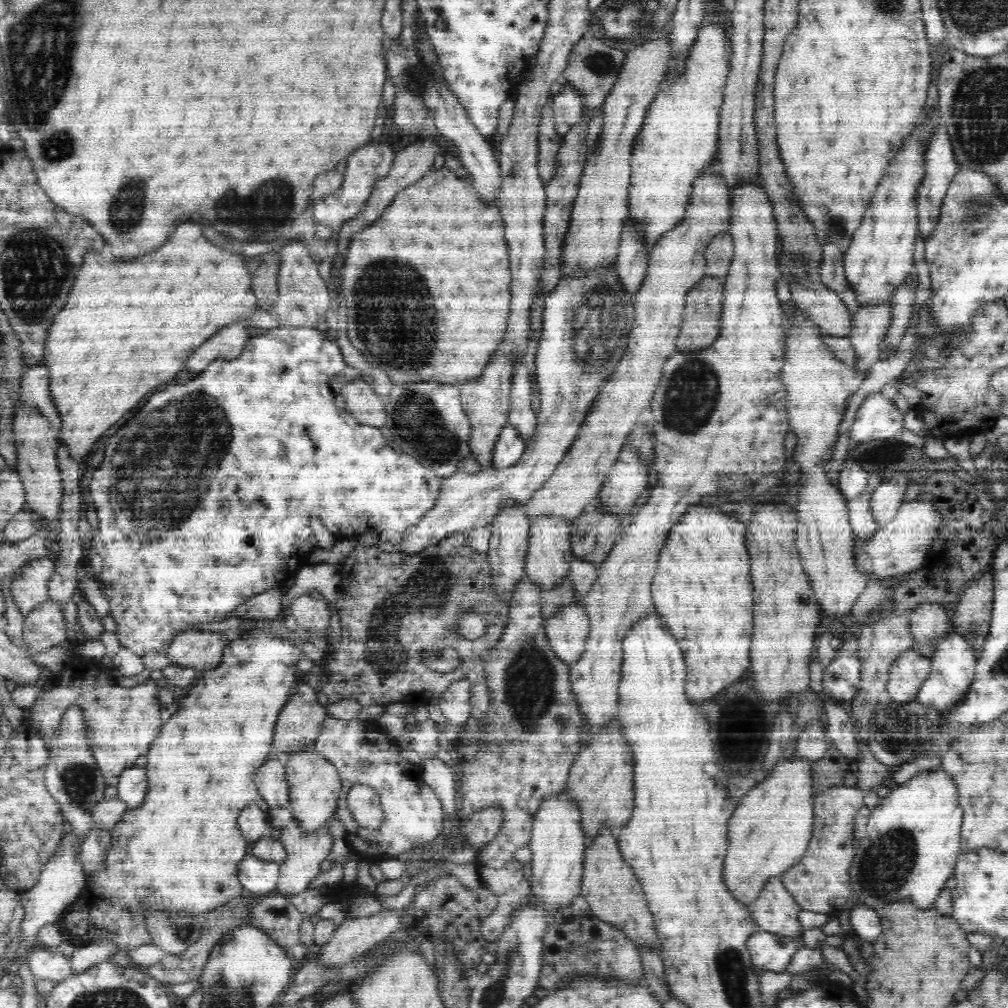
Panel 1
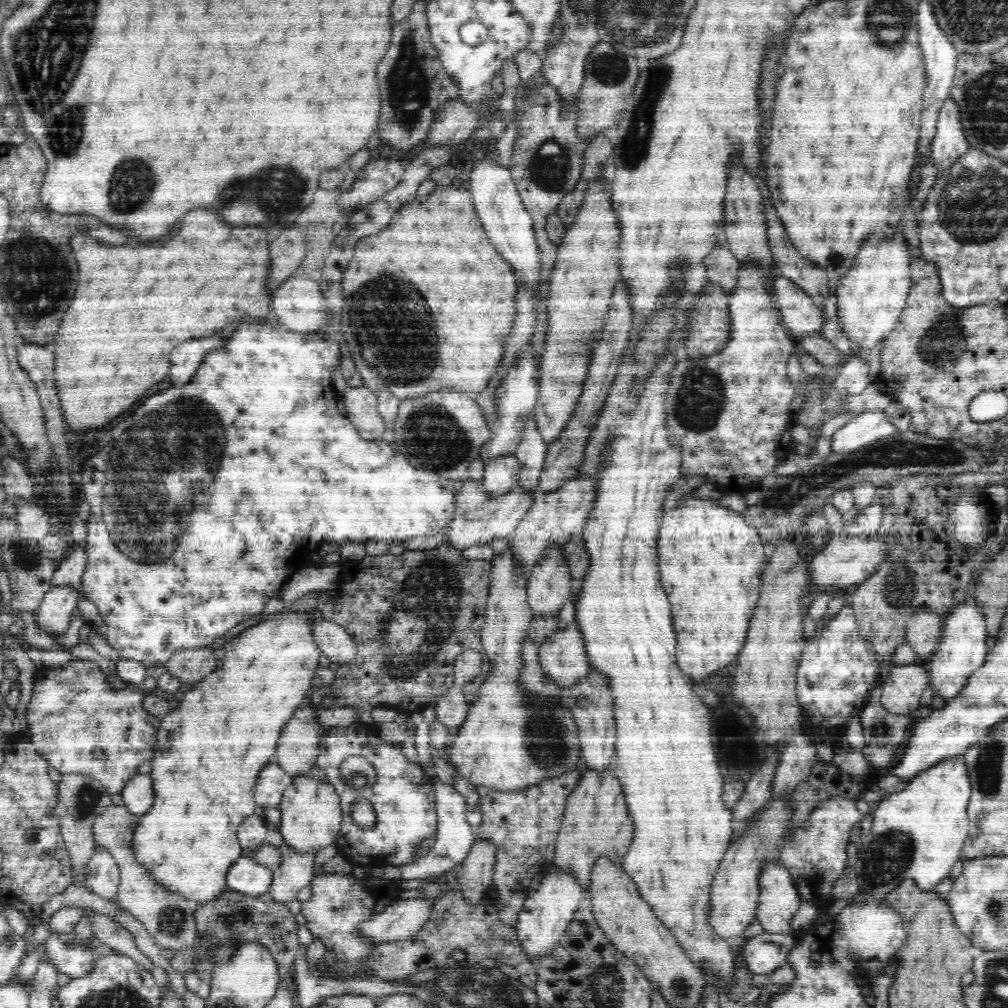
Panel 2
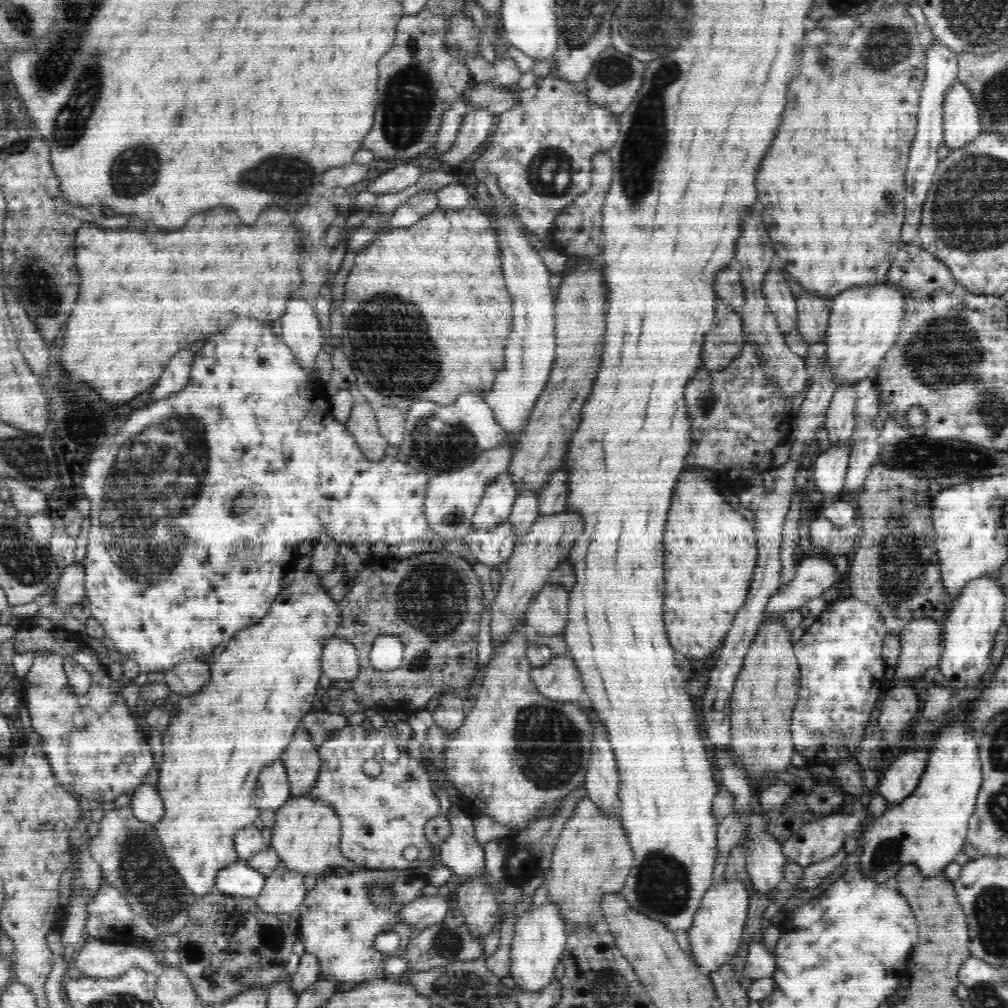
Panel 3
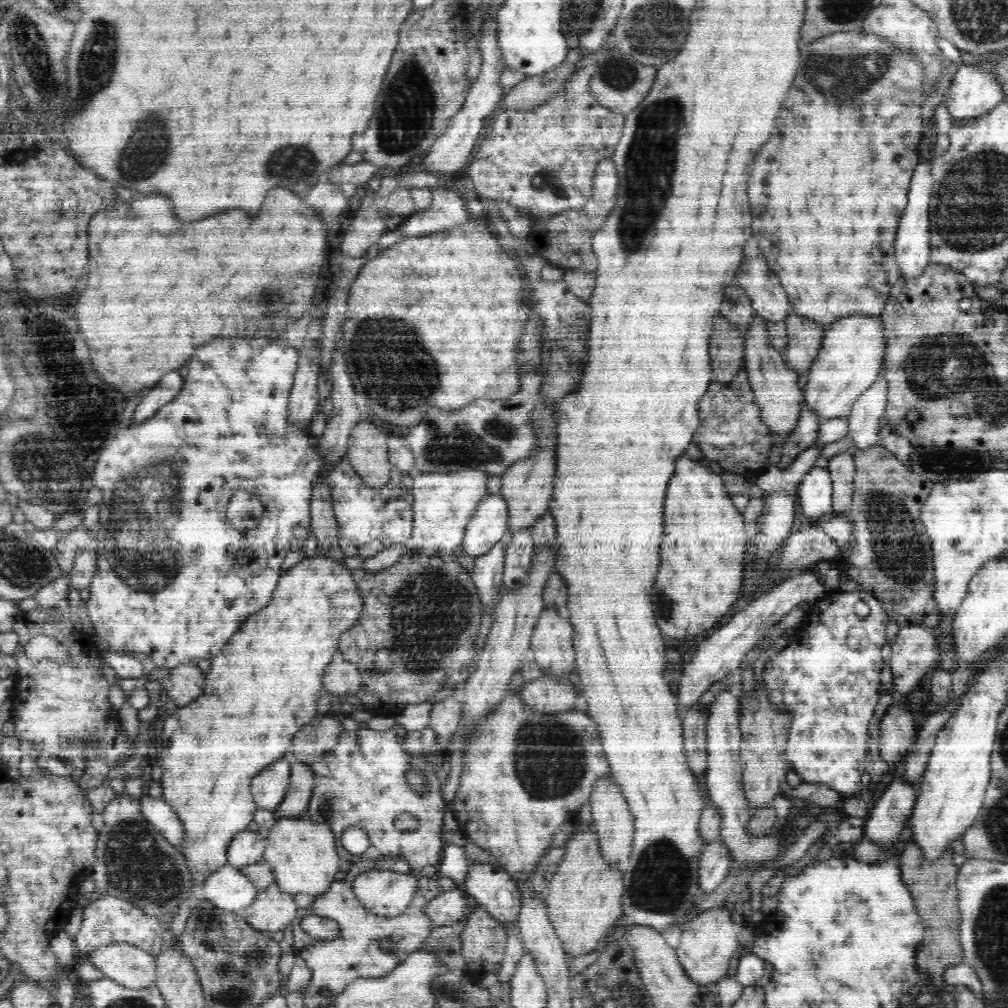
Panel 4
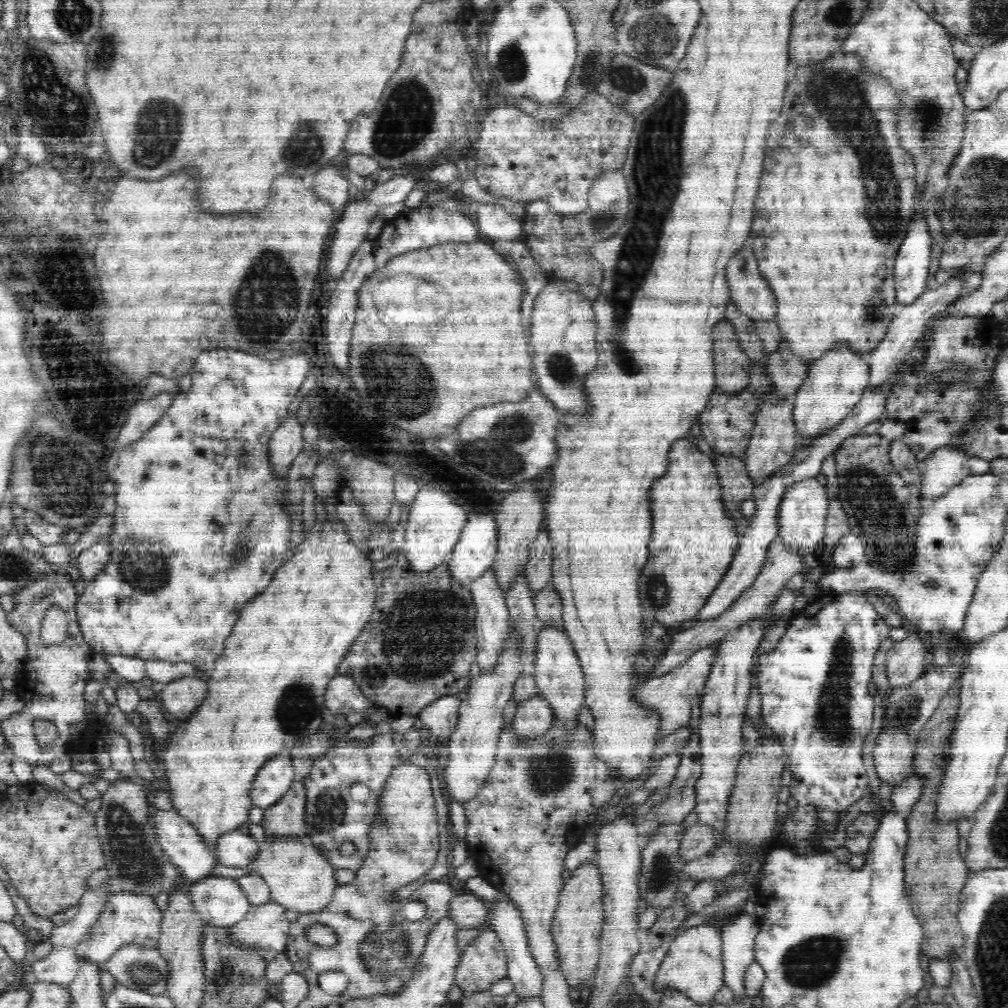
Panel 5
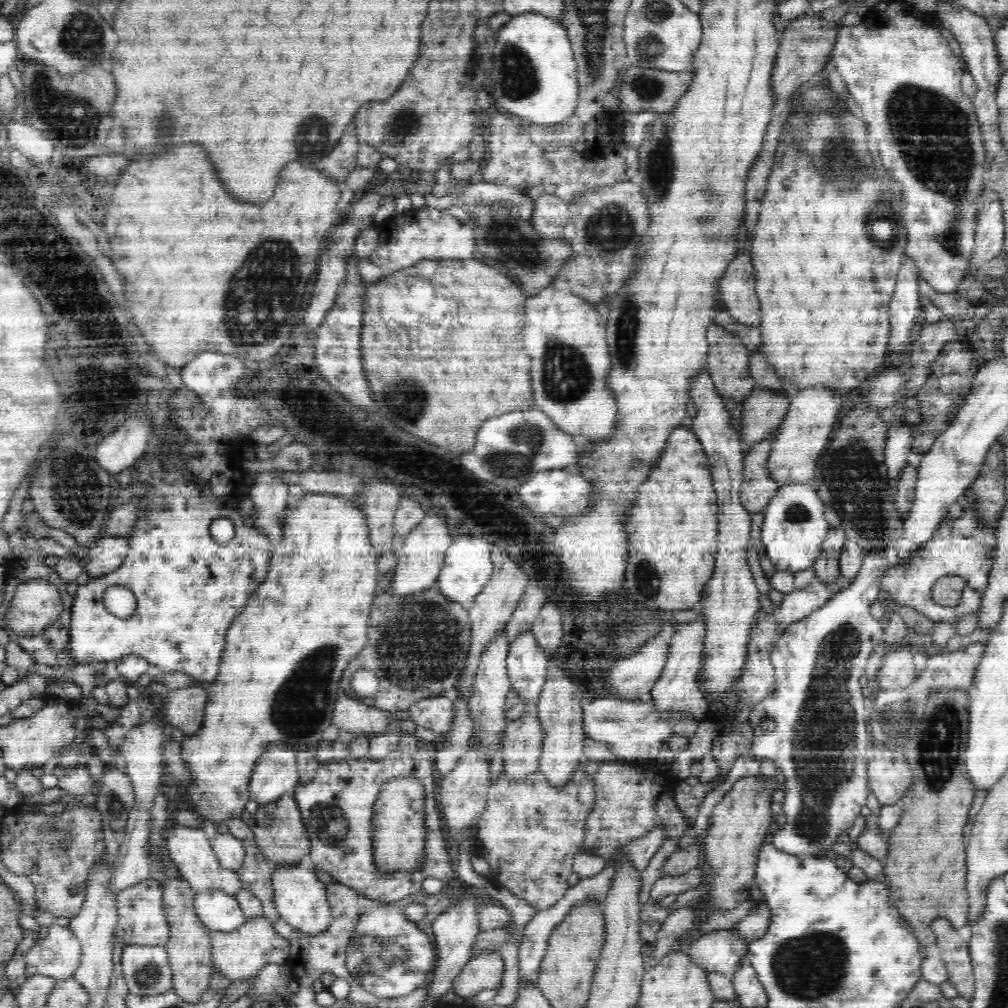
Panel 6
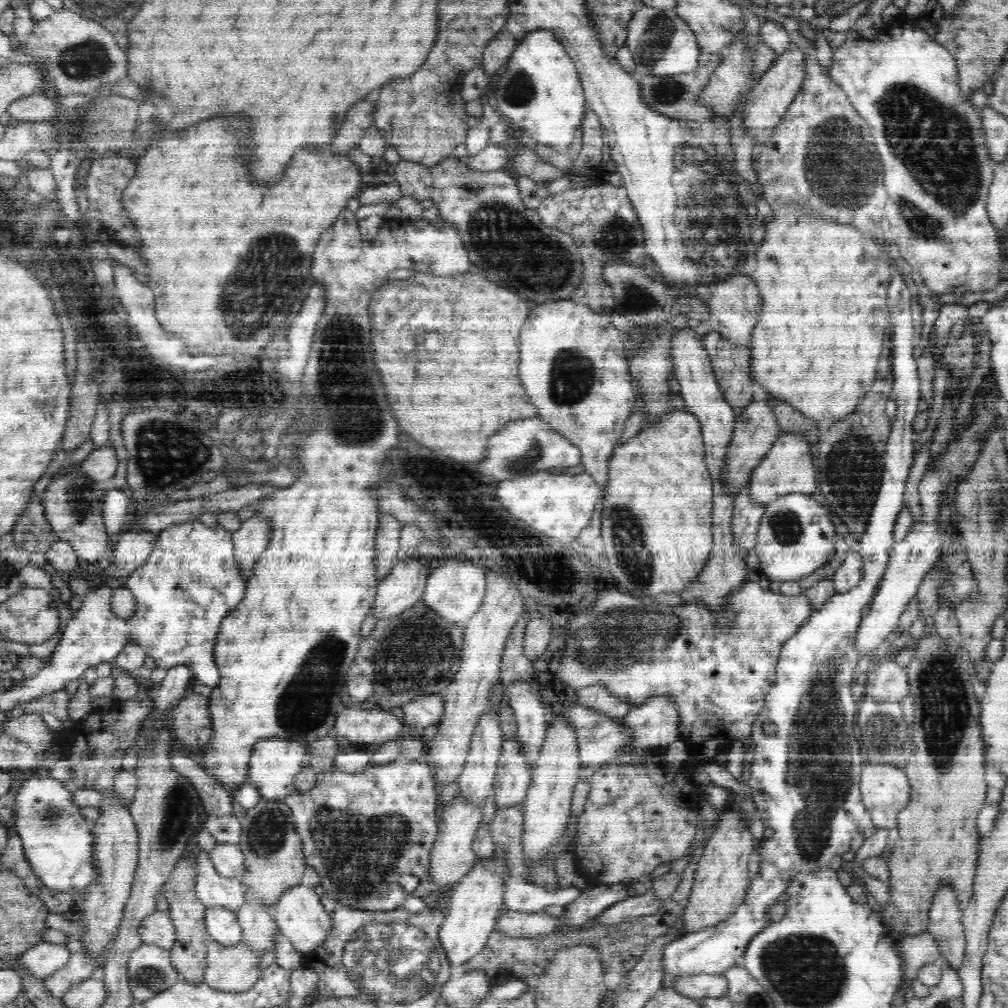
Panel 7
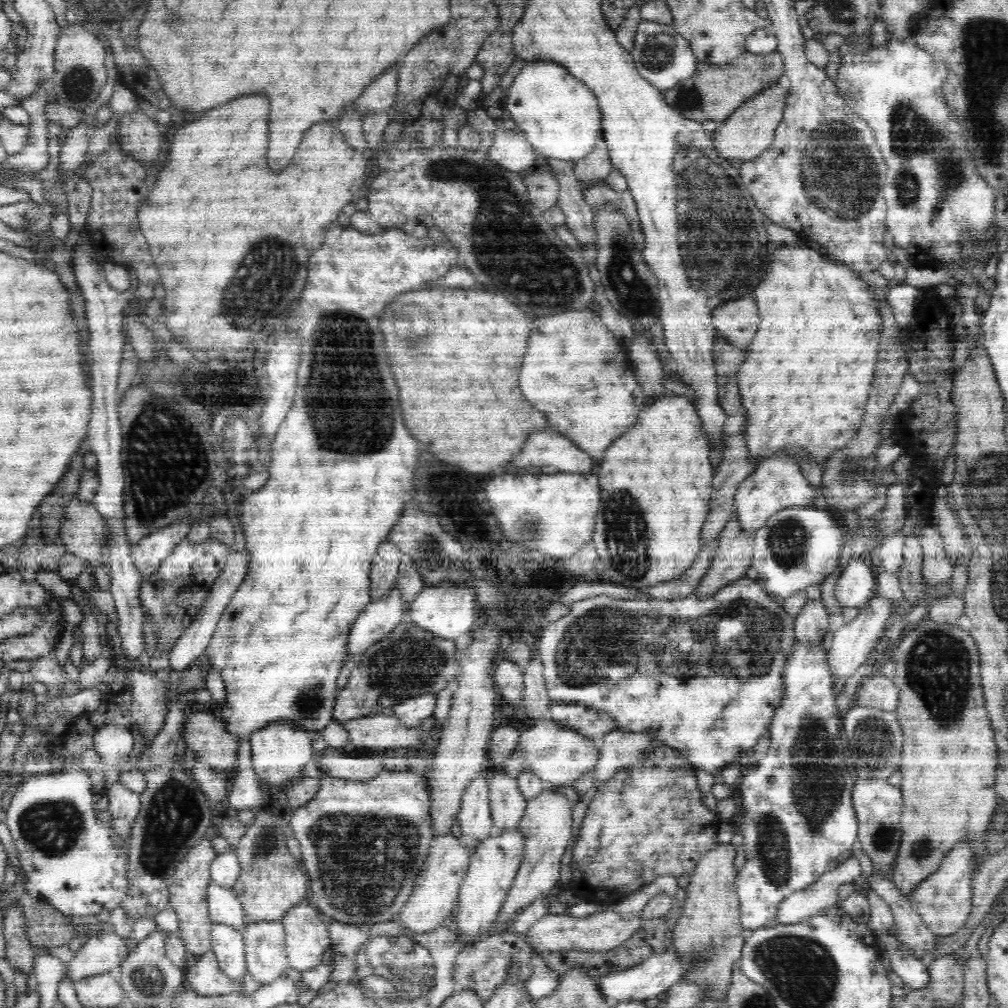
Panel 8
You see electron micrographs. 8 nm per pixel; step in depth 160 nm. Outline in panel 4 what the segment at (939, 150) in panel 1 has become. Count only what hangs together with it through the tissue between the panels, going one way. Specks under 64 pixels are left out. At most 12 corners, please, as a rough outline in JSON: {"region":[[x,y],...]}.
{"region":[[960,64],[946,95],[966,126],[1001,100],[989,66]]}

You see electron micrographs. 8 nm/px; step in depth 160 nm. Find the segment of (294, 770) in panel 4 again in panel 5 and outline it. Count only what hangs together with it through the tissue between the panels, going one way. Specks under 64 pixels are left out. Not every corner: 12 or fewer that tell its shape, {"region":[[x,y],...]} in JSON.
{"region":[[295,781],[260,826],[268,840],[302,837],[306,788]]}

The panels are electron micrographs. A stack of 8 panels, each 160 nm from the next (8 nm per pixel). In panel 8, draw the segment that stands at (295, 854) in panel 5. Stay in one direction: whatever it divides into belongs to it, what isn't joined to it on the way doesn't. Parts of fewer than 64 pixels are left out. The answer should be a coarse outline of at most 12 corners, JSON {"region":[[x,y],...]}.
{"region":[[308,902],[283,913],[287,963],[296,972],[322,964],[329,927]]}

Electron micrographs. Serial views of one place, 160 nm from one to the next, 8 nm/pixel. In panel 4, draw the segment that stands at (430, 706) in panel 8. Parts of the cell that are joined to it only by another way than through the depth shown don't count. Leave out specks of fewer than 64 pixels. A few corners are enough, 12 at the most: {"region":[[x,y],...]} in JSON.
{"region":[[446,697],[432,707],[429,728],[446,751],[462,723],[462,703]]}

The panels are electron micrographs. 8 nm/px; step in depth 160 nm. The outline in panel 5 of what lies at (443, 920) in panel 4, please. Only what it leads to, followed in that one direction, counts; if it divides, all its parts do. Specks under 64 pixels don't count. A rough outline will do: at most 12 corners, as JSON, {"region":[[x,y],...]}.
{"region":[[472,894],[450,900],[447,918],[460,928],[481,928],[488,903]]}

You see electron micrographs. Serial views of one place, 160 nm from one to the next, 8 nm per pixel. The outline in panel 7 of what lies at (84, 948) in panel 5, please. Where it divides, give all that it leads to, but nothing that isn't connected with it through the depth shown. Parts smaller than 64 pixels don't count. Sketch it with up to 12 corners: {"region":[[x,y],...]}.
{"region":[[169,913],[146,916],[138,934],[144,944],[169,951],[175,928]]}

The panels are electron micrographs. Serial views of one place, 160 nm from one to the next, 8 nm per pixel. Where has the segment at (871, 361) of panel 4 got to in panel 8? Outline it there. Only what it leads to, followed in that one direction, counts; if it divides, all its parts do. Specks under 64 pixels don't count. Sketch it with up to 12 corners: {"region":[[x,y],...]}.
{"region":[[771,453],[735,494],[744,532],[787,505],[812,505],[816,490],[794,453]]}

